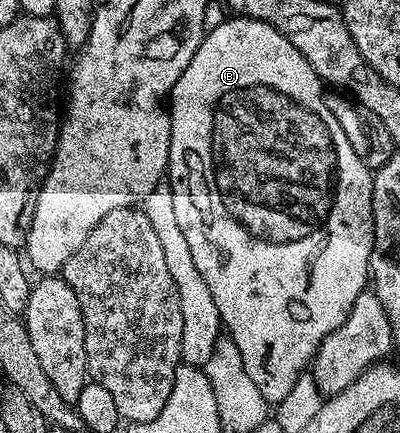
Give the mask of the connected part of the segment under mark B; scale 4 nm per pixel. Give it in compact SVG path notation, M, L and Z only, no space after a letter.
M232 16L229 19L229 22L220 22L213 30L211 27L205 33L204 39L200 42L198 52L194 52L194 60L190 60L190 64L186 64L186 72L182 72L182 76L178 76L178 84L174 84L172 89L170 95L170 103L172 102L172 106L170 105L172 135L170 136L170 156L168 157L166 181L171 184L174 192L174 212L178 219L178 225L182 227L182 236L186 236L186 244L194 256L194 265L198 267L198 272L202 272L202 280L206 280L211 294L214 295L214 304L218 307L218 316L223 329L226 331L227 337L234 340L238 352L242 352L242 364L246 368L246 373L250 376L250 380L254 380L258 392L262 392L262 400L266 400L269 404L275 404L286 400L290 388L294 388L294 384L300 379L301 374L309 369L310 363L315 359L318 348L322 344L322 340L326 340L326 336L330 336L330 332L334 332L334 328L338 328L346 320L346 316L350 316L350 308L354 308L354 300L358 300L358 296L365 293L366 287L369 285L370 271L368 265L370 264L372 249L374 248L374 220L372 219L373 171L369 170L361 151L359 149L356 151L352 147L352 142L348 139L348 134L344 131L343 124L336 119L335 112L328 107L328 102L324 99L325 83L321 82L320 77L314 72L314 68L310 68L306 56L302 56L302 52L298 52L298 48L294 48L294 44L290 44L290 40L286 40L286 36L282 36L282 32L278 32L273 26L266 24L262 20L241 18L239 16Z

